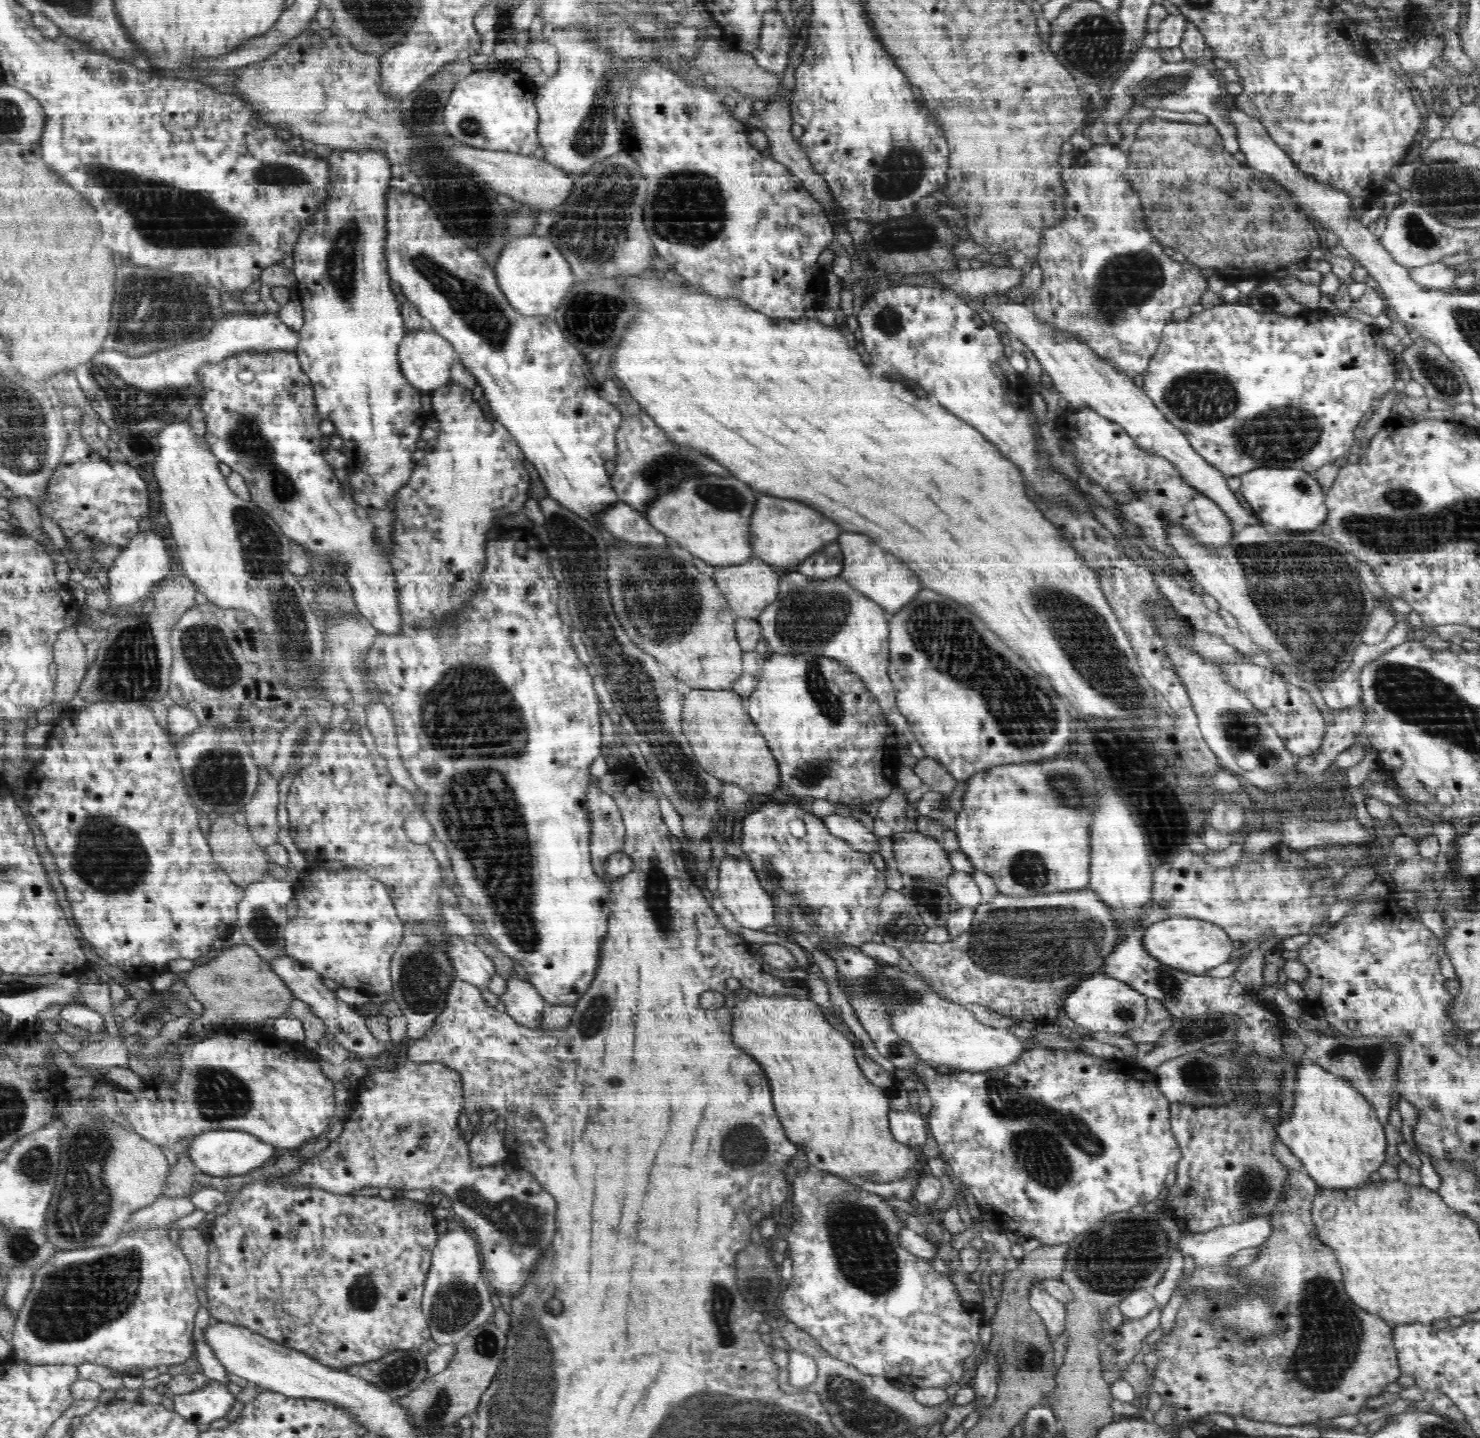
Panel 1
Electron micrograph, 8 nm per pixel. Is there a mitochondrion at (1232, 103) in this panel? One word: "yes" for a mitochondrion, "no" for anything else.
no

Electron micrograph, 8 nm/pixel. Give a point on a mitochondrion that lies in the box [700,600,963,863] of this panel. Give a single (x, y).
(817, 684)

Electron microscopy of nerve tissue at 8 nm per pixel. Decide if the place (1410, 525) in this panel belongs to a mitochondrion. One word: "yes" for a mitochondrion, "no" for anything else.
yes

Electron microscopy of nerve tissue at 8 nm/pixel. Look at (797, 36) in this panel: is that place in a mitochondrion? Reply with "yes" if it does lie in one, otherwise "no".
no

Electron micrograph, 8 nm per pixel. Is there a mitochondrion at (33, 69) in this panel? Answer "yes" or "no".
no

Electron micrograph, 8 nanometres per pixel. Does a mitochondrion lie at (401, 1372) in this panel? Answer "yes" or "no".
yes

